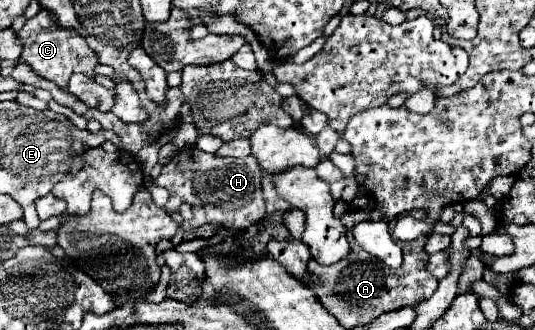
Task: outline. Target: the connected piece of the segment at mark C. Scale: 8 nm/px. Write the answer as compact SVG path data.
M27 19L27 23L23 25L23 29L17 35L23 41L21 61L29 63L37 75L57 83L61 89L65 89L65 85L69 83L69 77L73 73L83 73L95 78L95 67L99 65L97 53L93 53L93 49L89 49L85 37L81 37L75 29L63 29L57 25L55 19L51 19L51 23L47 27L31 31L29 19Z

